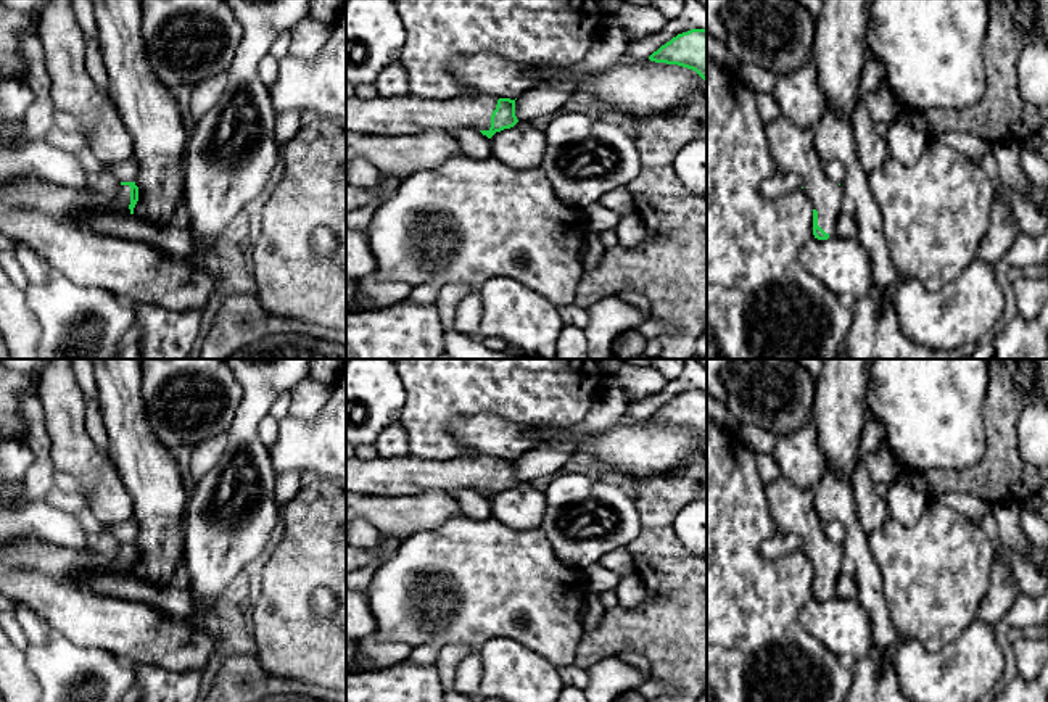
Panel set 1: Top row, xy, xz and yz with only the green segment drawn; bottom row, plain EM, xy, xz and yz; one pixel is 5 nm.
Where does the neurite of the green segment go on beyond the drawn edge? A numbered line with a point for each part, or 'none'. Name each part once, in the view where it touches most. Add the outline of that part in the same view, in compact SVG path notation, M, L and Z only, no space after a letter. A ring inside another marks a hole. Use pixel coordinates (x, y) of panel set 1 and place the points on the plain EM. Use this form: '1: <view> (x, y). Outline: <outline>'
1: xz (638, 448). Outline: M623 419L597 433L586 432L581 423L538 425L536 433L534 448L571 444L580 456L605 462L633 478L671 472L683 459L707 454L707 443L695 432L649 419Z

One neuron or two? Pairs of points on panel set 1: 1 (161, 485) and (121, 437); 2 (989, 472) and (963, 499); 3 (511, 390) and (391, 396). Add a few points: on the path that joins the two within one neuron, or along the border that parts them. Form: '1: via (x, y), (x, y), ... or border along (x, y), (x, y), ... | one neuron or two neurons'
1: via (150, 474), (132, 448) | one neuron
2: border along (942, 491), (966, 491), (979, 496), (990, 506) | two neurons
3: border along (398, 375), (404, 390), (404, 408), (400, 421) | two neurons

